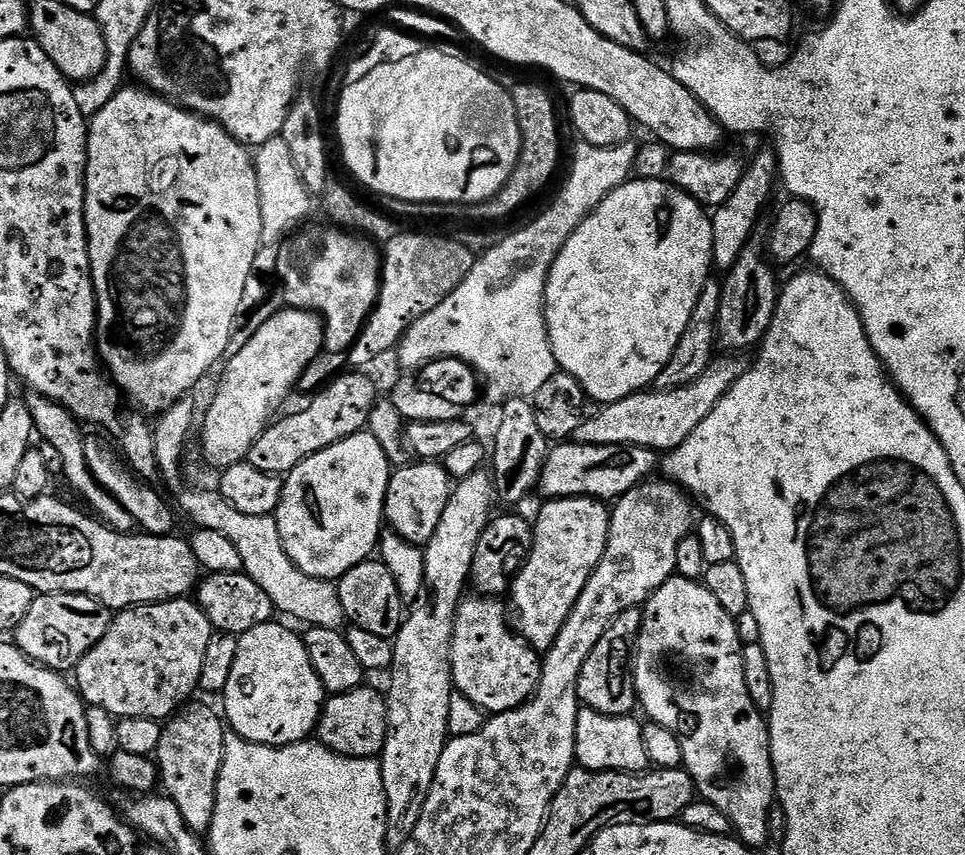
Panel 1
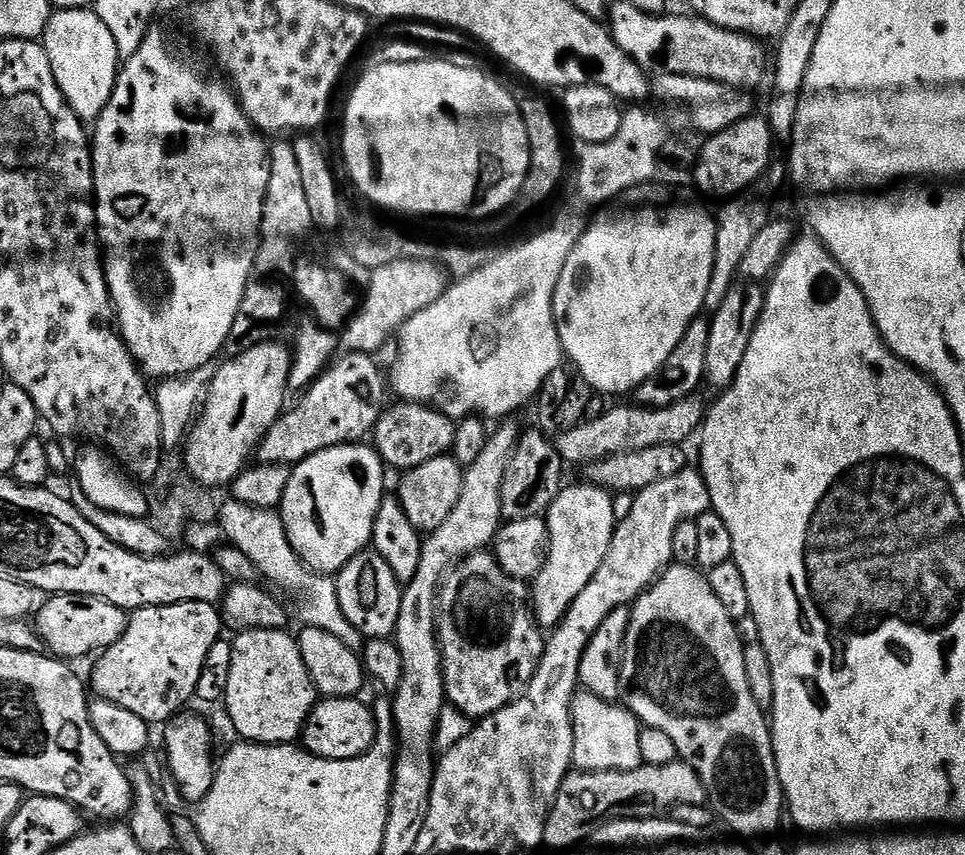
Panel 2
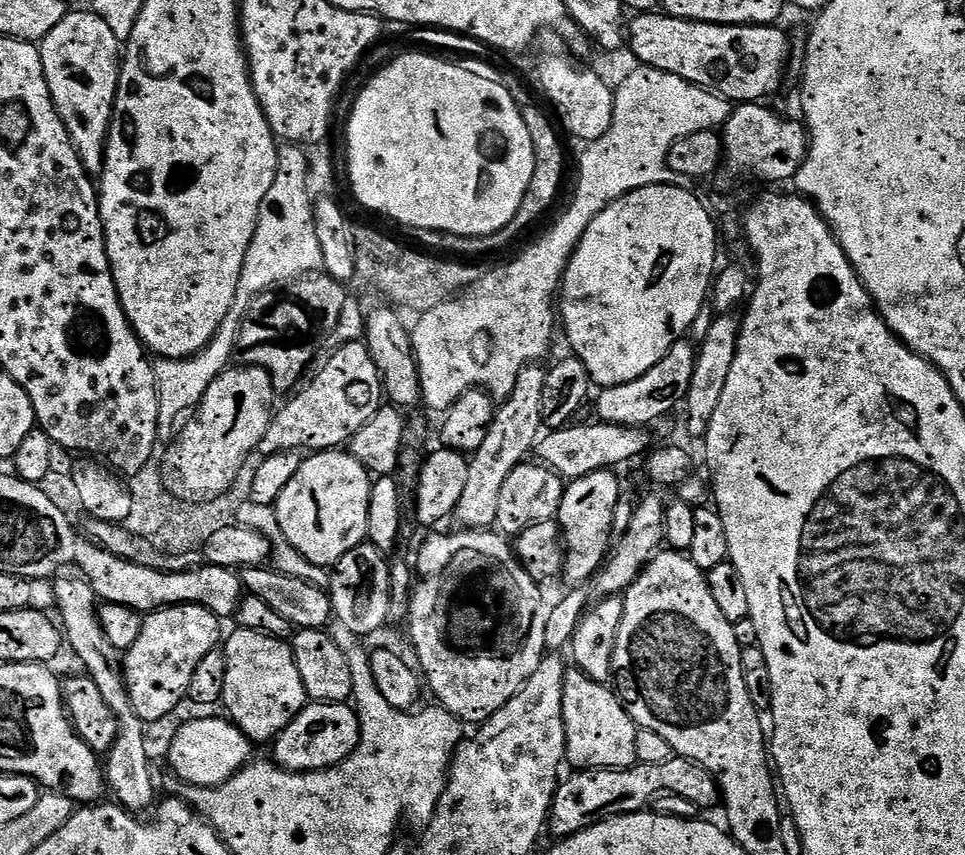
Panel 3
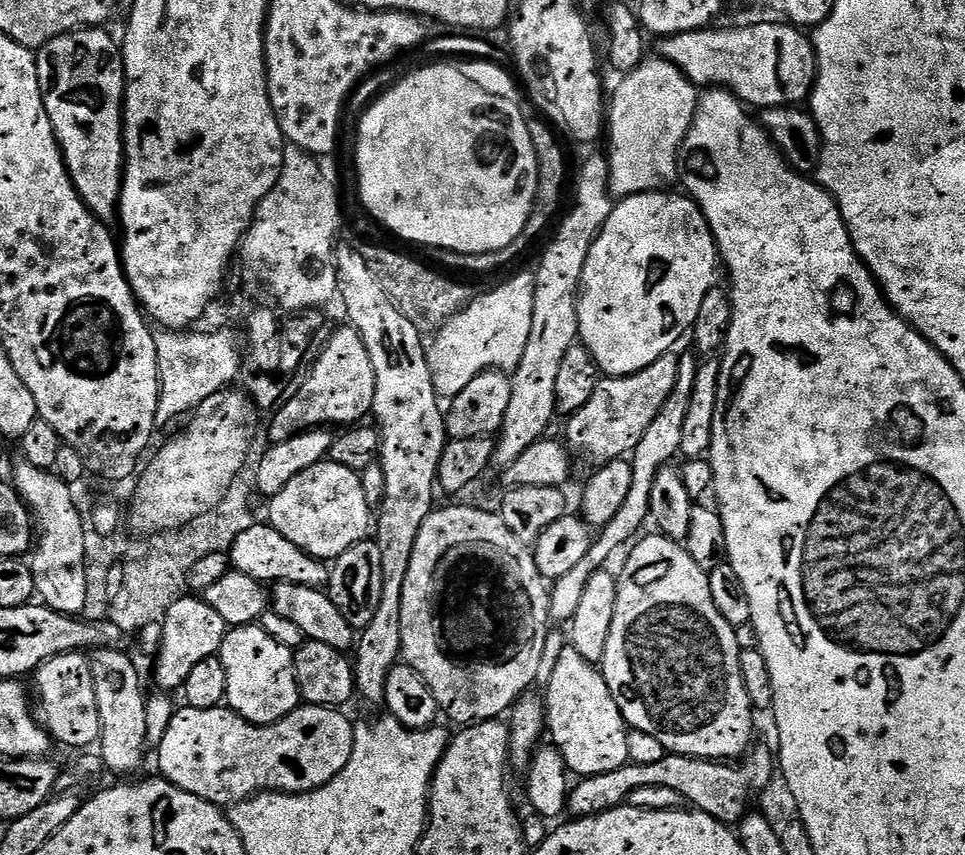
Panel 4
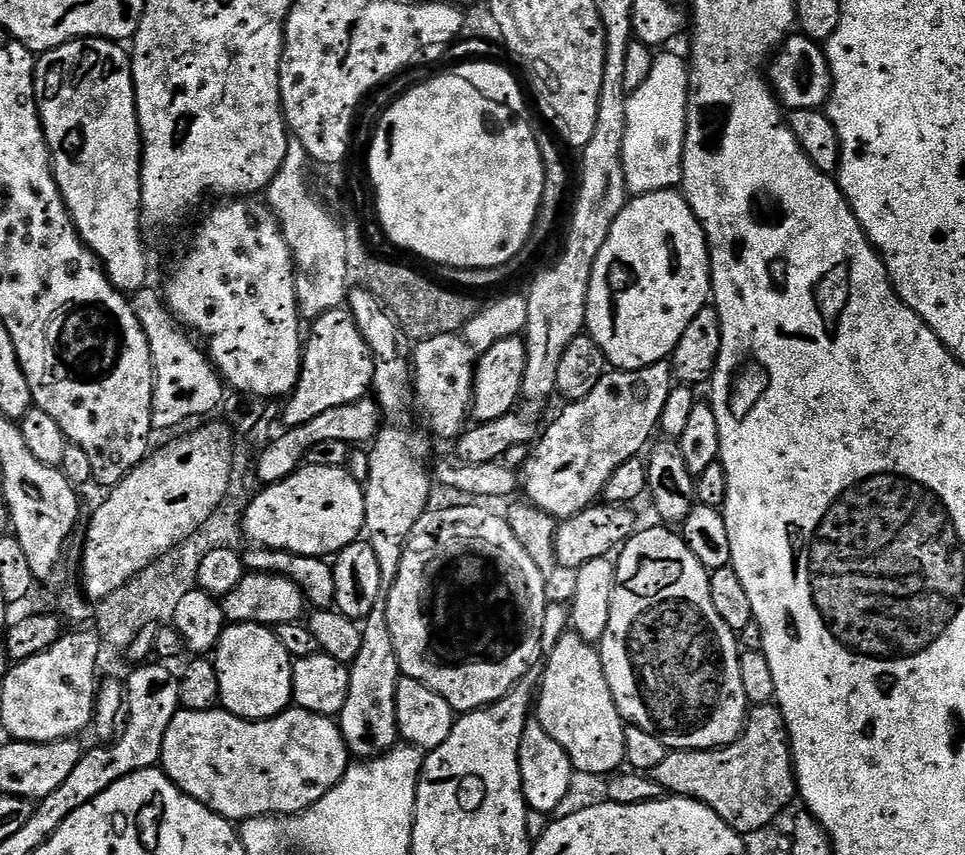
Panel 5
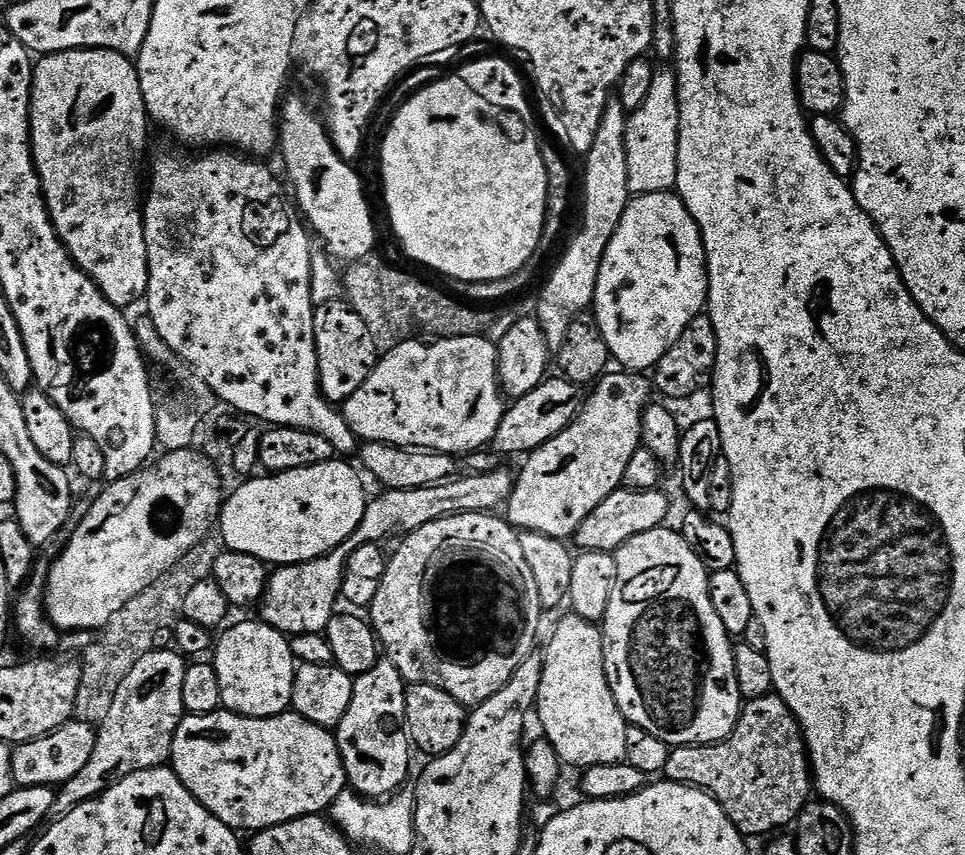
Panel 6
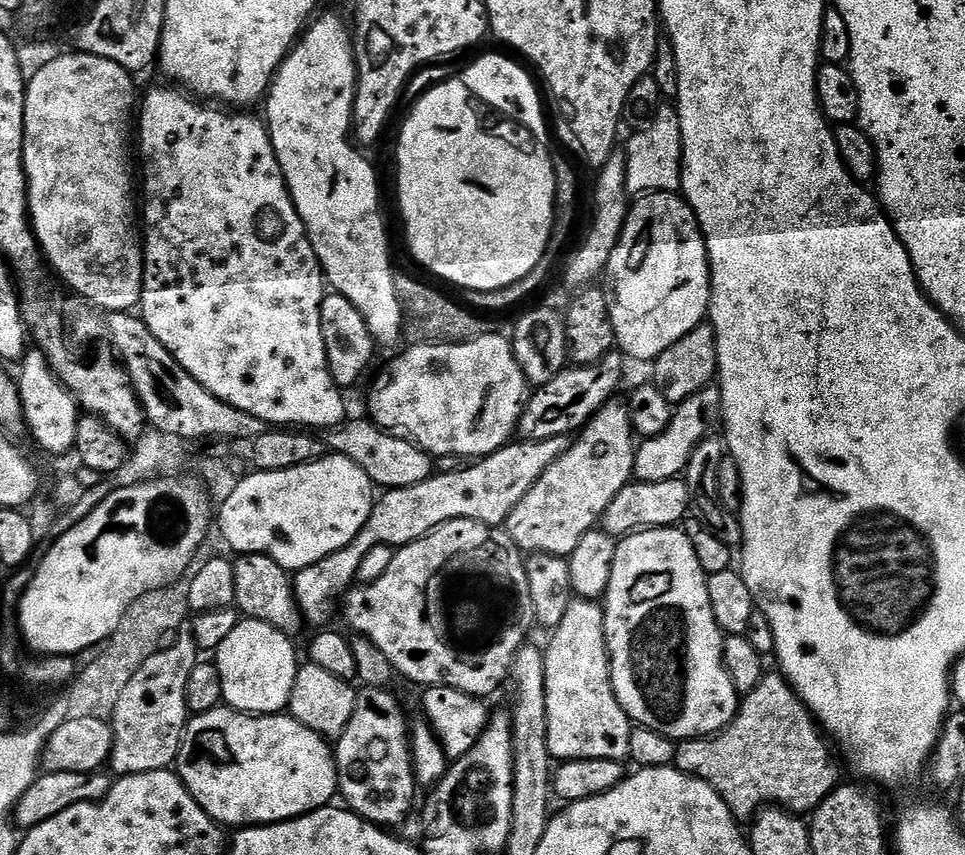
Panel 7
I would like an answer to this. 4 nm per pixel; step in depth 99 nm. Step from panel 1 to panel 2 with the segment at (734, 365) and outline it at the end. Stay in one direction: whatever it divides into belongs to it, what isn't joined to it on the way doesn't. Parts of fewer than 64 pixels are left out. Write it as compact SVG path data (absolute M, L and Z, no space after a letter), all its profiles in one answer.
M699 395L688 396L682 402L674 402L665 408L646 408L631 406L632 408L612 408L601 416L593 415L585 419L578 427L569 432L559 433L555 437L556 449L565 465L581 464L587 466L607 456L619 452L633 452L646 450L646 446L662 446L663 444L683 445L701 431L706 415L706 404L699 400Z

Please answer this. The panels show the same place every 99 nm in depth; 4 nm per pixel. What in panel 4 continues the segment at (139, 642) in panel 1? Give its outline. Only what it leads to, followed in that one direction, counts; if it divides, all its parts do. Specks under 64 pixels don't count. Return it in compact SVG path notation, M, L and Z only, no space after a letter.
M185 594L179 600L175 600L168 607L162 623L160 651L154 656L156 684L160 687L157 689L176 688L180 690L183 689L190 670L194 670L194 666L198 666L202 658L210 658L219 653L229 626L222 618L222 614L217 614L205 600L192 594Z

